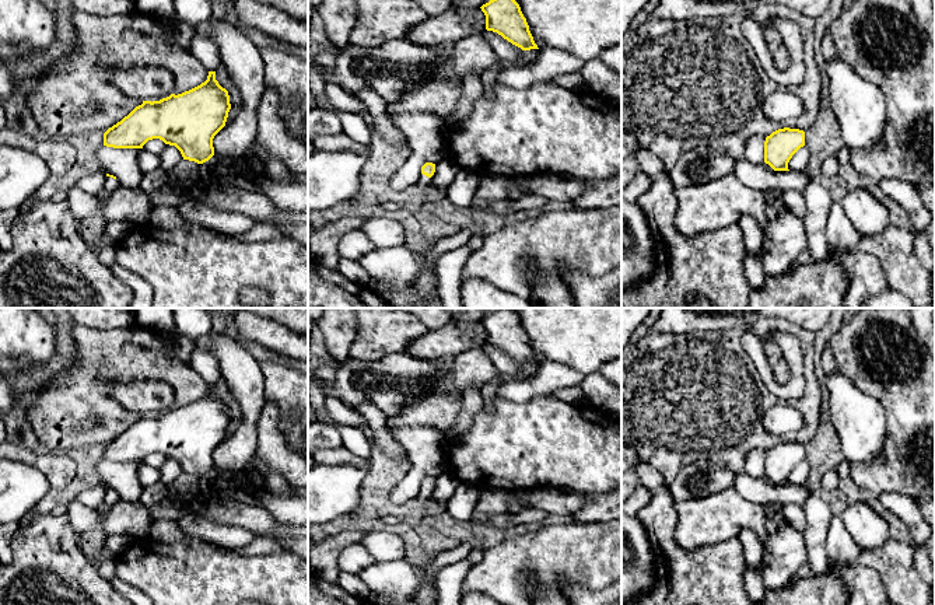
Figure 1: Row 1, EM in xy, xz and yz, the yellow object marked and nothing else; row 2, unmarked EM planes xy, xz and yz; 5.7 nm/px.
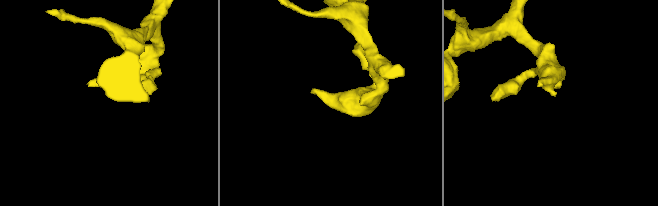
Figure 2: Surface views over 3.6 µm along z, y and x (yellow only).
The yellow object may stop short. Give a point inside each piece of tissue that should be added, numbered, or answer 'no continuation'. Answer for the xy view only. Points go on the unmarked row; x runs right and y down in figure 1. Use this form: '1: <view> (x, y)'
1: xy (109, 499)

